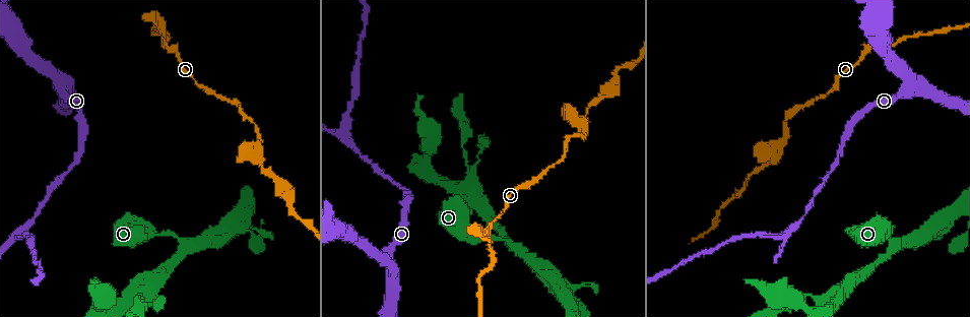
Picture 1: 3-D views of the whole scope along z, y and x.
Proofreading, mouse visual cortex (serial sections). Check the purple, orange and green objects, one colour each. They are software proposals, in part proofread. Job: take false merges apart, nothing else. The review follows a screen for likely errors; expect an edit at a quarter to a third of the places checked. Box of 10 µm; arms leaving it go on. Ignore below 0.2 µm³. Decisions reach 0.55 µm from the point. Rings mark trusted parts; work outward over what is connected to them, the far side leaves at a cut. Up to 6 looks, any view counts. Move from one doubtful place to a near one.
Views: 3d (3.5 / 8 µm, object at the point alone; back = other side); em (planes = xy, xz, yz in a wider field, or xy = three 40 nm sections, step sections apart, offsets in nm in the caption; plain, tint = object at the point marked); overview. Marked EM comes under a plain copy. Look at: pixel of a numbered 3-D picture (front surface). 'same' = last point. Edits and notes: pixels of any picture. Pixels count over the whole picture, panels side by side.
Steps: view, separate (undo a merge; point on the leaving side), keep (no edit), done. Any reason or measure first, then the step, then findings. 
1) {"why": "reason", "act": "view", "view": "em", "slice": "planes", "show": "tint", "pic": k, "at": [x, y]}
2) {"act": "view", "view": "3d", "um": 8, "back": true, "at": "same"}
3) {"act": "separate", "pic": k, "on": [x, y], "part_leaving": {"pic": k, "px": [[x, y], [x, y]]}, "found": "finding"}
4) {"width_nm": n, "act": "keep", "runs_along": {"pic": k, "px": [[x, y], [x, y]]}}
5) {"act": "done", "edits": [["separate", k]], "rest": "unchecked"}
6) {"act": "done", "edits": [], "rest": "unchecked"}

{"why": "a fork", "act": "view", "view": "3d", "um": 8, "pic": 1, "at": [182, 240]}

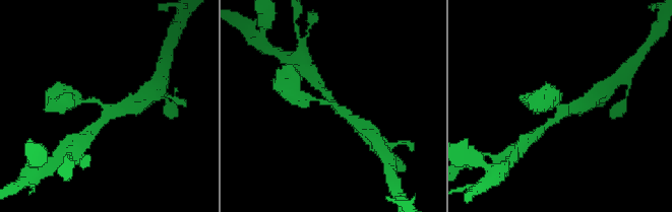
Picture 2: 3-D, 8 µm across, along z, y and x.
{"arms": 3, "arm_widths_nm": [200, 250, 350], "why": "shape alone is not enough", "act": "view", "view": "em", "slice": "xy", "step": 5, "show": "tint", "at": "same"}

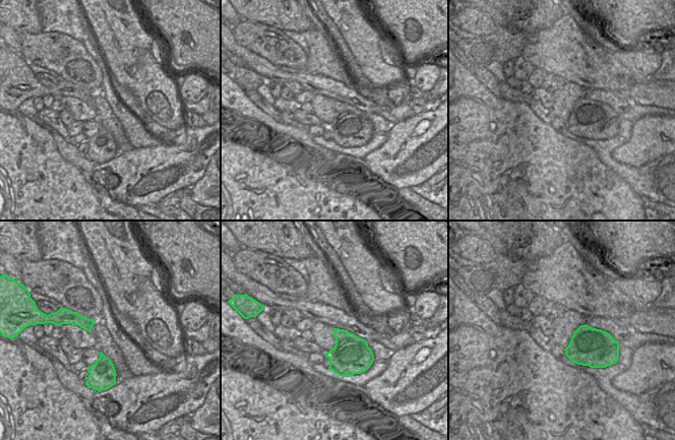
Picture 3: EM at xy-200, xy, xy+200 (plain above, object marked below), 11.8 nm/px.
{"act": "keep", "found": "one cell here"}

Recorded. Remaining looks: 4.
{"why": "arms part here", "act": "view", "view": "3d", "um": 3.5, "pic": 1, "at": [468, 183]}

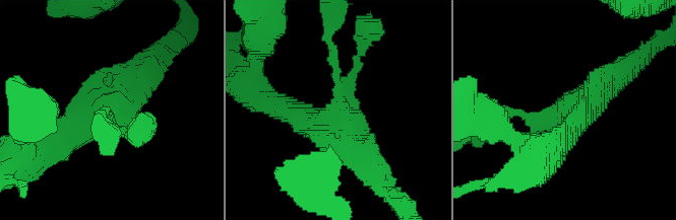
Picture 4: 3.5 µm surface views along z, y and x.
{"why": "need the tissue", "act": "view", "view": "em", "slice": "planes", "show": "tint", "pic": 4, "at": [566, 112]}

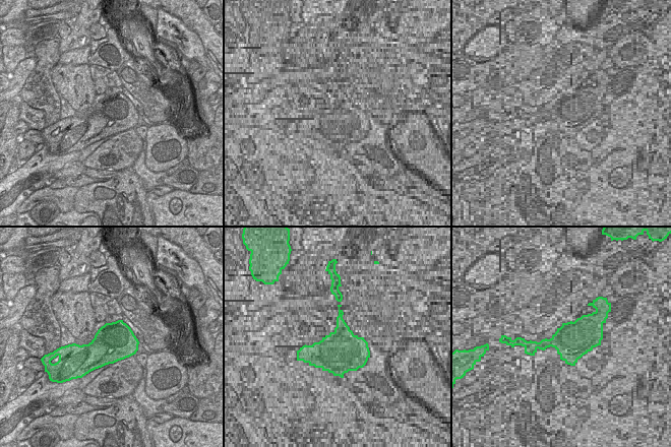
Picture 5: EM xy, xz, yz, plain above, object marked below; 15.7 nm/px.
{"act": "keep", "runs_along": {"pic": 4, "px": [[141, 73], [47, 148]]}, "found": "continuous, no second cell"}

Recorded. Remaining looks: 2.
{"act": "done", "edits": [], "rest": "unchecked"}

